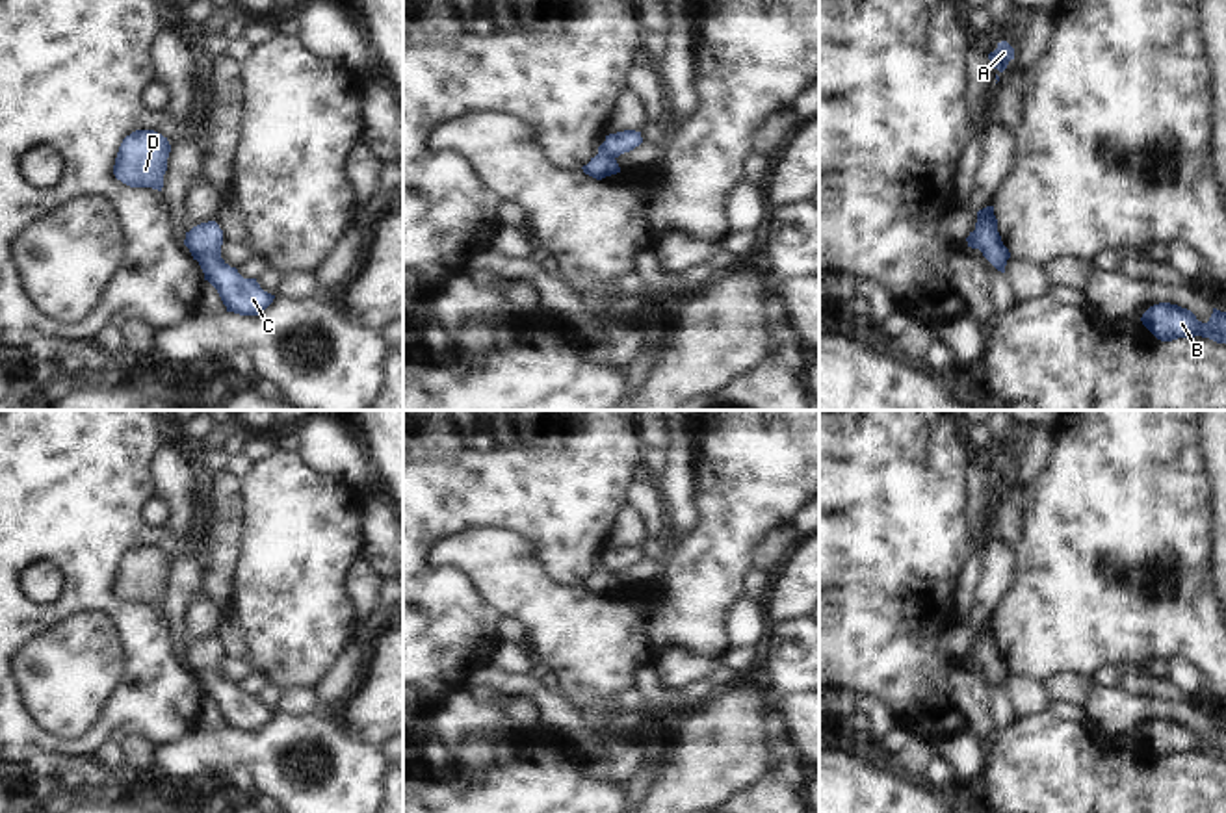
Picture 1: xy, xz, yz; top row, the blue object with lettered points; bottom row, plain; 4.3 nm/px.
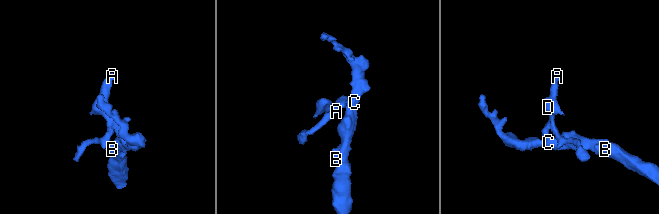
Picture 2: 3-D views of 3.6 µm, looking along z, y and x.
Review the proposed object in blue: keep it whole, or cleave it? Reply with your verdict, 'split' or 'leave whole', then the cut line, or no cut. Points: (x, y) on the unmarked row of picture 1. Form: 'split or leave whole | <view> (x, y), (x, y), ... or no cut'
split | xz (600, 561), (613, 574)

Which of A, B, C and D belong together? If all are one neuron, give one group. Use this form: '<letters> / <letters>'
A D / B C

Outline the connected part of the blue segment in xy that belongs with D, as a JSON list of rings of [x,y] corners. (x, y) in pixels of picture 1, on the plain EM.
[[[136,546],[119,562],[113,590],[130,603],[162,607],[171,561],[154,546]]]

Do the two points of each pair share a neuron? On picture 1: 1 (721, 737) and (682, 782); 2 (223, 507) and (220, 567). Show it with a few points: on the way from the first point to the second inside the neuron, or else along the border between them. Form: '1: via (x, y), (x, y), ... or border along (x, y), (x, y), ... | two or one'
1: via (716, 748), (693, 771) | one
2: via (223, 522), (220, 552) | one

